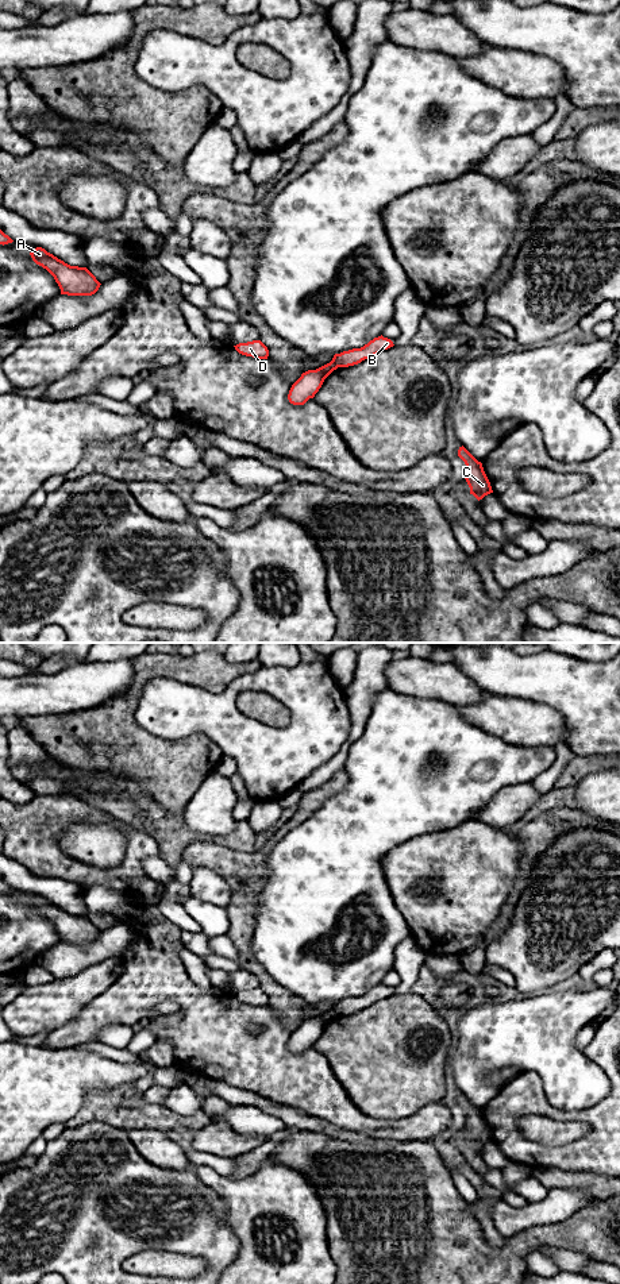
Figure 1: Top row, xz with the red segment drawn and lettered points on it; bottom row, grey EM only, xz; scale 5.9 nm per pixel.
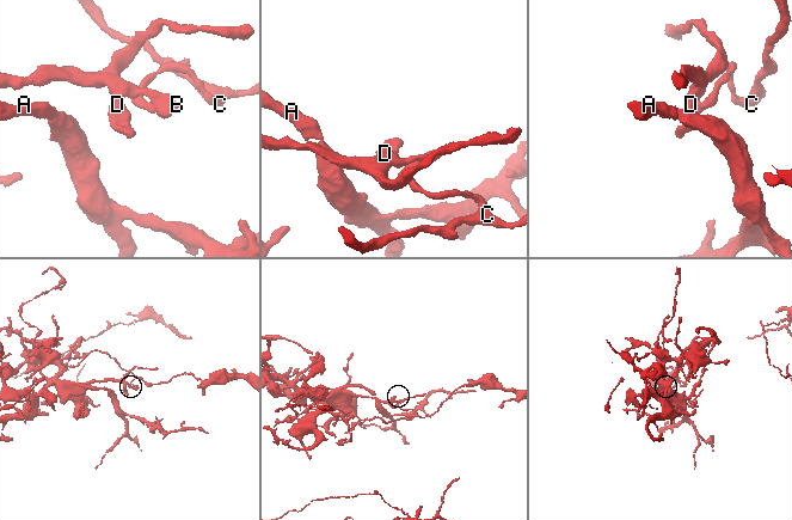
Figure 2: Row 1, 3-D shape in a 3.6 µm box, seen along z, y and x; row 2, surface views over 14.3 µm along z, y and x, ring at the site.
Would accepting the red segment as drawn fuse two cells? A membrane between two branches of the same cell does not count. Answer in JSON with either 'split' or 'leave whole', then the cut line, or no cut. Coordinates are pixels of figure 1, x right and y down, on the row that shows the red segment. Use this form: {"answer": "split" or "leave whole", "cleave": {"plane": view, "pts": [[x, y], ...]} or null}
{"answer": "split", "cleave": {"plane": "xz", "pts": [[331, 361], [337, 367]]}}

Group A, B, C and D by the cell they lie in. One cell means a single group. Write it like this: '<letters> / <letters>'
A B D / C

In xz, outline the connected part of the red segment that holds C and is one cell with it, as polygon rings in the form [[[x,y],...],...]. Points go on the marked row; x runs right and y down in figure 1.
[[[463,446],[459,447],[458,456],[466,464],[465,479],[470,487],[470,494],[473,494],[480,501],[485,496],[493,493],[482,463],[478,462]]]

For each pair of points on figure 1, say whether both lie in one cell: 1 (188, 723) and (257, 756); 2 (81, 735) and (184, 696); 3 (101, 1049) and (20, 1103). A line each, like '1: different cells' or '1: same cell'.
1: same cell
2: different cells
3: different cells

